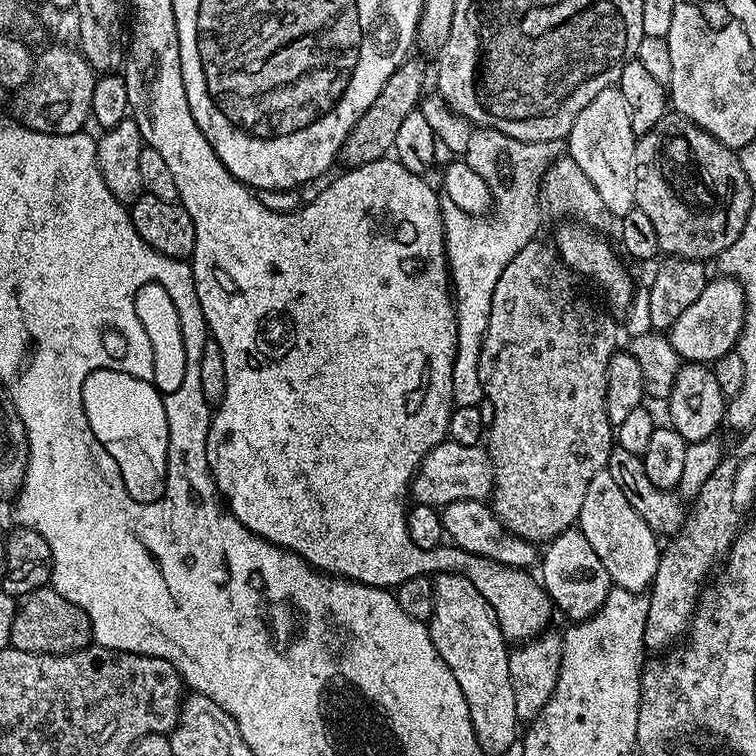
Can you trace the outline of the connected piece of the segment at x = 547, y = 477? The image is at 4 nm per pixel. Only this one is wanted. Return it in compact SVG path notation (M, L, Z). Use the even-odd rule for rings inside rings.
M537 238L531 240L526 246L522 246L522 250L518 250L518 254L514 254L514 259L506 265L506 270L502 270L502 278L498 278L498 286L494 286L494 302L490 302L490 322L486 326L486 334L482 338L482 350L478 354L478 378L482 382L484 398L489 399L490 402L494 404L494 422L493 425L486 430L486 451L488 457L492 460L492 483L494 485L490 497L490 507L506 531L513 532L514 535L528 540L529 543L535 546L543 545L545 542L554 539L558 534L562 534L567 528L571 528L577 523L579 511L582 510L582 504L585 501L586 490L587 486L590 485L590 480L599 472L603 472L607 469L608 459L614 447L614 425L610 422L610 418L606 414L606 370L610 366L610 358L618 350L618 344L616 344L616 328L618 332L618 324L617 321L616 324L612 321L612 318L614 318L613 313L604 308L603 312L590 297L583 296L583 294L580 293L580 288L576 285L576 281L578 281L577 274L564 264L563 258L551 243L549 243L549 245L543 244L542 240L543 239Z

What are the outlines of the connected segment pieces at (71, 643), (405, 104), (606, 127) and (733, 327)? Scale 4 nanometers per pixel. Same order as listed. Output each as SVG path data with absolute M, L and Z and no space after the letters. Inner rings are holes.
M45 586L26 593L17 603L8 643L18 650L64 656L67 652L77 652L93 643L92 623L78 606L74 606L74 602L62 598L55 588Z
M415 58L405 60L398 70L394 70L394 74L390 74L386 86L382 86L382 94L374 98L370 110L366 110L366 114L354 122L346 142L340 148L339 159L345 160L348 168L366 166L366 162L385 159L392 152L394 137L402 127L406 114L417 111L425 92L423 62Z
M613 86L602 90L602 94L594 94L586 110L574 118L574 126L566 138L566 152L574 162L594 182L594 190L602 197L609 217L619 218L630 214L630 210L636 207L636 195L634 194L634 166L636 165L636 142L638 137L634 134L634 126L630 126L630 106L626 106L626 97L623 96L619 86Z
M723 274L717 277L709 279L706 290L693 305L682 312L678 321L669 329L671 345L687 363L715 363L715 360L735 349L737 338L741 334L747 312L744 291L741 284L732 277Z

